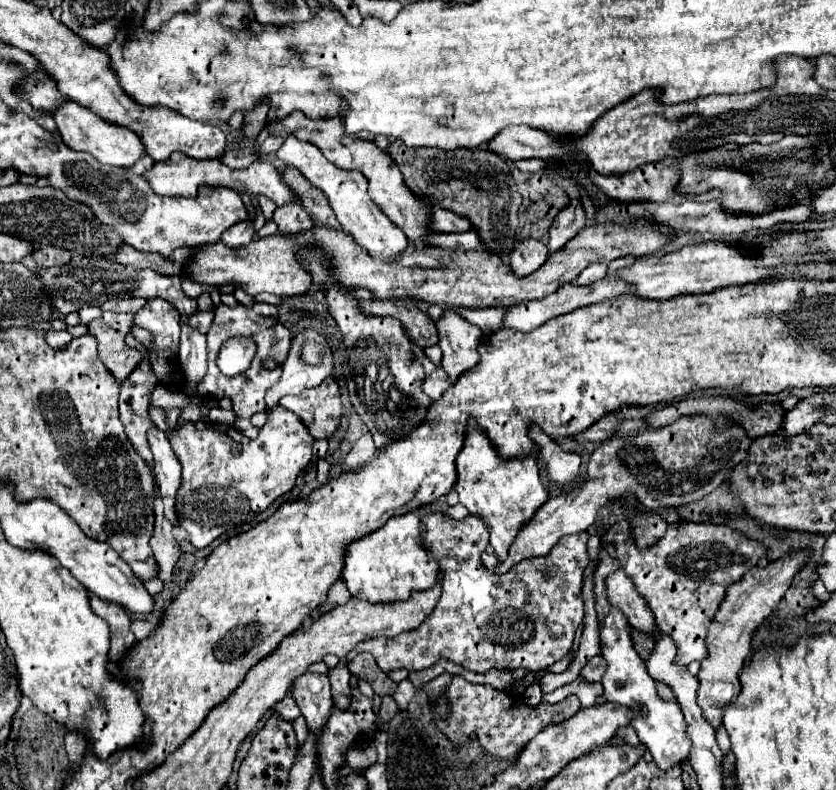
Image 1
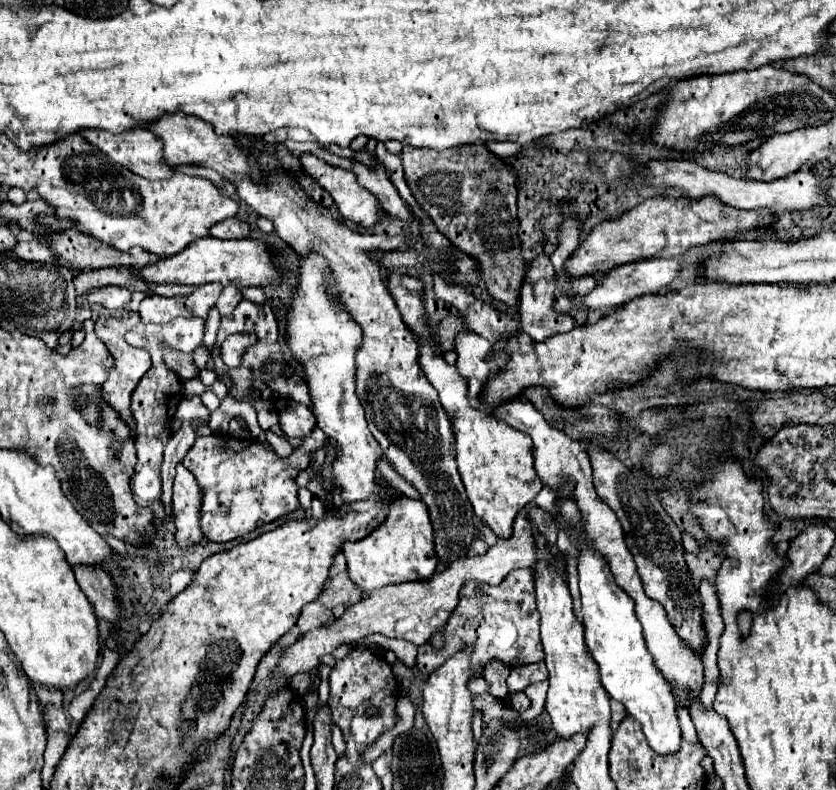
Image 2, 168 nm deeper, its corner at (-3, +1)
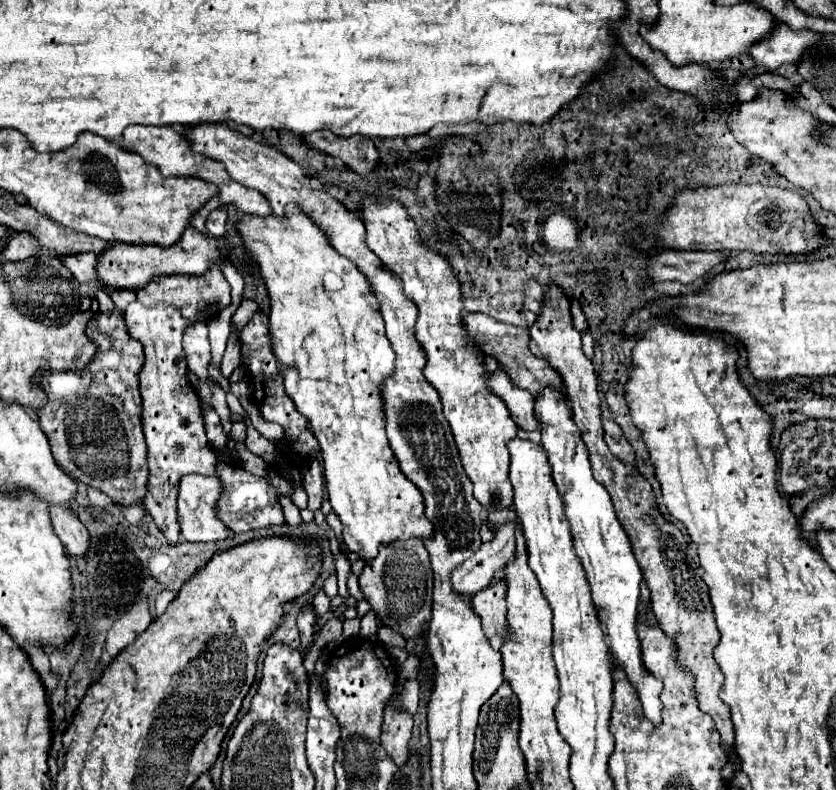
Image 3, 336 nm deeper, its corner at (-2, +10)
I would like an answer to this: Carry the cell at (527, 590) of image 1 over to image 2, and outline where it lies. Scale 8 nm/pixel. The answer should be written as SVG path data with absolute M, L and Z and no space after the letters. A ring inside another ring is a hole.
M515 570L507 576L505 582L497 586L469 582L461 588L461 600L451 618L447 620L443 638L445 648L433 650L431 644L421 646L417 654L417 668L421 674L431 674L437 666L441 666L447 658L463 650L465 646L473 646L473 664L485 666L491 658L503 660L507 666L523 666L531 662L543 660L539 634L539 614L535 606L535 586L533 586L533 570Z

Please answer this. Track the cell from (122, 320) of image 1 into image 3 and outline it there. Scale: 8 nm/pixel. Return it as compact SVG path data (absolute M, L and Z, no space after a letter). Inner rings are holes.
M112 309L108 313L98 311L88 323L88 335L98 345L96 361L88 365L84 371L56 371L56 373L44 373L40 377L40 385L44 385L44 391L50 397L50 403L40 409L38 419L42 431L48 435L52 453L56 455L56 461L60 461L60 467L74 479L106 493L120 505L136 505L142 503L142 497L146 493L146 465L144 465L144 435L140 425L140 391L138 391L138 373L144 365L144 349L140 341L132 339L124 325L124 311Z

